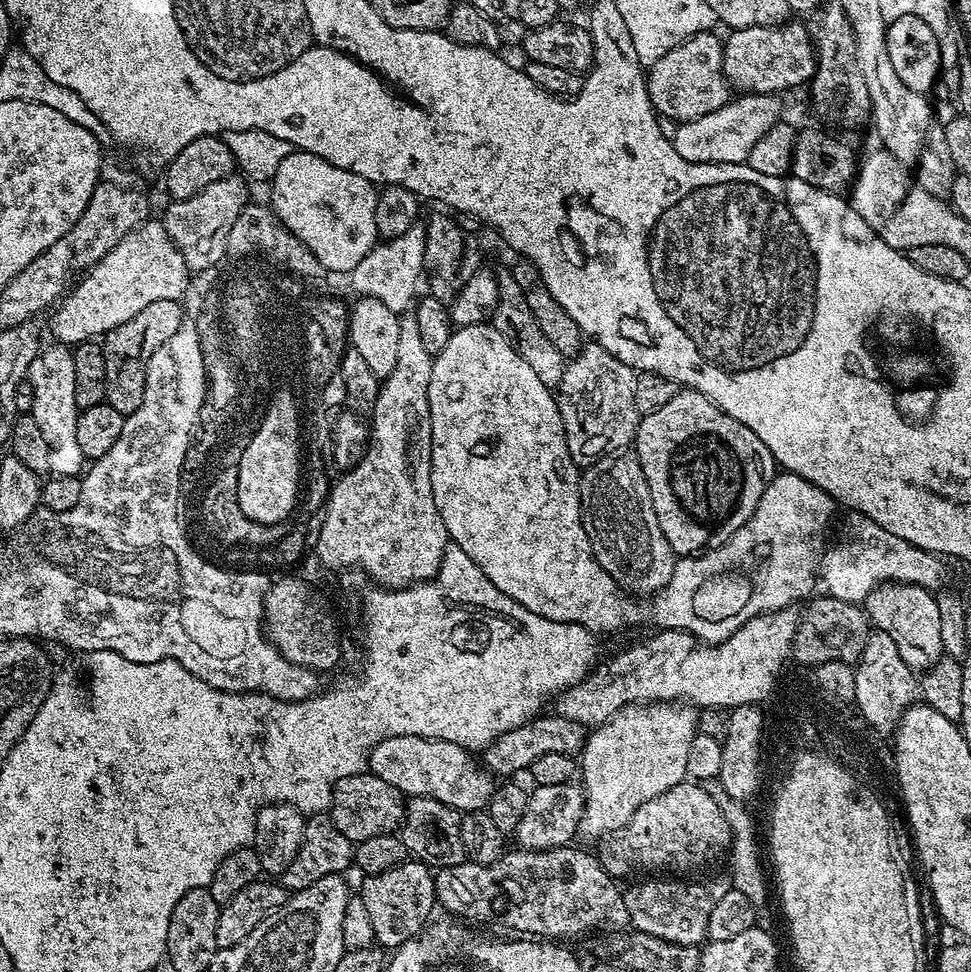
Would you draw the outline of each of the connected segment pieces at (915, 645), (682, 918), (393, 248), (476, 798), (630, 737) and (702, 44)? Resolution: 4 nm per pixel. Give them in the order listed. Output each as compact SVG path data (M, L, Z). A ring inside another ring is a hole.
M895 582L877 584L867 598L866 615L879 631L894 638L894 646L898 646L902 662L906 662L906 666L910 666L913 672L917 674L927 672L944 655L938 602L929 589Z
M648 878L645 884L636 884L624 892L624 901L631 927L654 938L675 944L705 943L710 914L718 899L704 884L683 884L680 878Z
M420 222L413 225L406 234L377 243L350 273L352 288L357 292L355 295L382 302L382 306L390 306L390 310L397 314L407 313L417 299L416 287L422 284L425 250L424 224Z
M421 736L386 738L372 748L368 768L373 776L382 778L382 782L394 786L394 790L404 793L405 797L434 798L461 814L487 809L494 791L494 777L478 763L477 757L467 748L445 740Z
M680 702L638 703L623 708L617 716L589 731L584 741L584 751L578 756L578 772L584 775L584 813L579 835L611 837L626 827L634 810L642 802L650 802L658 794L685 783L687 777L686 758L690 744L698 733L698 712L695 707Z
M712 30L694 34L647 69L648 97L665 121L693 120L702 114L714 114L714 110L728 104L730 85L724 76L724 40L716 34Z

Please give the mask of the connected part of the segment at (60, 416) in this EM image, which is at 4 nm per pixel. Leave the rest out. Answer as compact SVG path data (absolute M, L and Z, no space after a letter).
M68 346L45 347L29 366L26 381L33 387L30 414L38 422L38 430L46 437L50 450L50 473L54 476L80 476L86 461L78 447L80 409L74 402L74 358Z

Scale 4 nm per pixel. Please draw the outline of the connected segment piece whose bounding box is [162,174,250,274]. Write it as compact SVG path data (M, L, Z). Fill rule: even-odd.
M233 174L218 182L210 182L210 186L198 190L194 198L172 200L169 203L169 208L162 215L162 223L168 231L168 237L176 243L176 248L182 254L189 273L204 272L214 267L220 259L225 259L228 235L230 230L234 230L234 221L250 203L248 187L249 181L243 175Z

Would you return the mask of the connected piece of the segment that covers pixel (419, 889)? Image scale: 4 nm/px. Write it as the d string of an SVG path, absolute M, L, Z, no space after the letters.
M409 858L403 864L386 870L386 874L364 876L361 881L358 895L370 913L370 922L376 935L375 943L380 948L395 950L424 931L430 920L428 915L432 908L437 907L436 877L428 865Z

